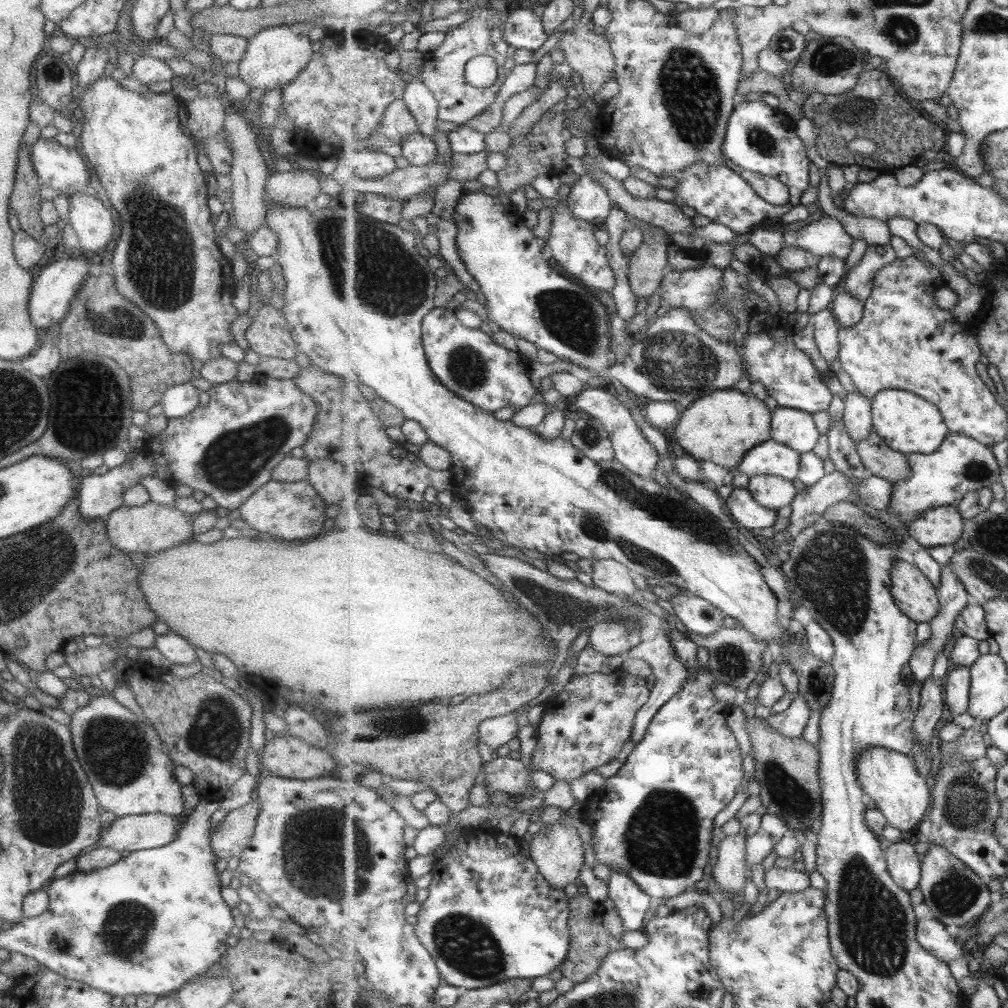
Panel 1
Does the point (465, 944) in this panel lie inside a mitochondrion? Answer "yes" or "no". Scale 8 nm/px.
yes

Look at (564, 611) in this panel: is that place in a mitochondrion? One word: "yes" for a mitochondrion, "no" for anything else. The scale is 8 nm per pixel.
yes

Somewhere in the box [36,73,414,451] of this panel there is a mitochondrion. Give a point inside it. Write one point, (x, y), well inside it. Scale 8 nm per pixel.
(159, 264)

